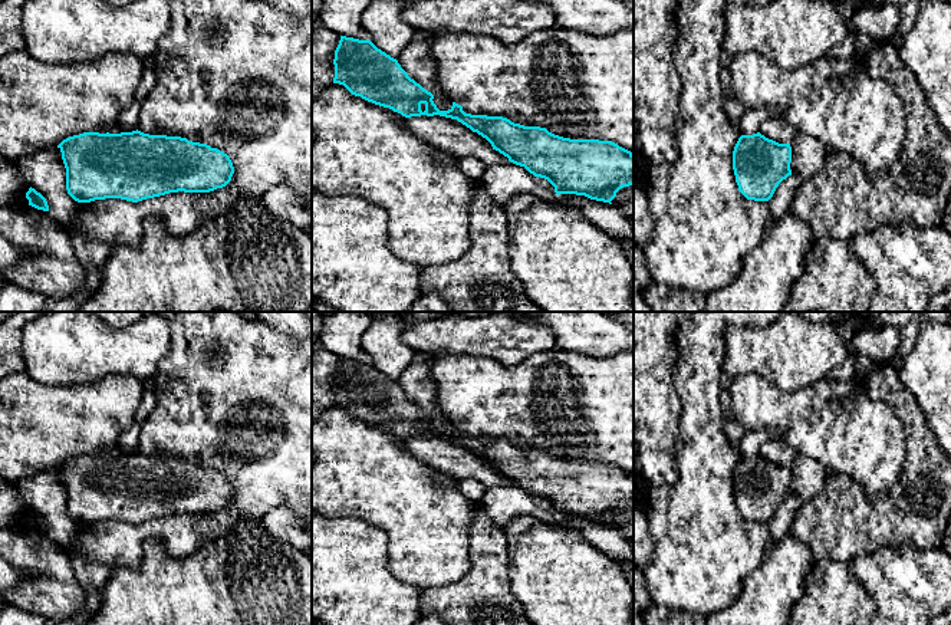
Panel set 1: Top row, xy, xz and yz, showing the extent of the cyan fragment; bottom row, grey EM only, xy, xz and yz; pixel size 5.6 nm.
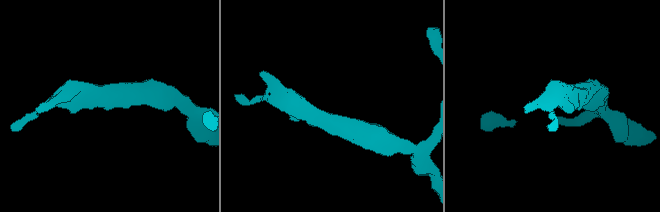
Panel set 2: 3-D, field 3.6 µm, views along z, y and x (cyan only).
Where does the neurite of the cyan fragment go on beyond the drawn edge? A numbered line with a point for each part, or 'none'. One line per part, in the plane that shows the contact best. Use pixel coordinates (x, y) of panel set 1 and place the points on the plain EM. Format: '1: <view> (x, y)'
none

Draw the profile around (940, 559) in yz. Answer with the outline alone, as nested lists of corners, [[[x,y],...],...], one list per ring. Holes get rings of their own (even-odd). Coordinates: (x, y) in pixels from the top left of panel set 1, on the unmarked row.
[[[881,547],[846,565],[875,602],[871,625],[931,625],[951,608],[951,557],[942,547]]]

